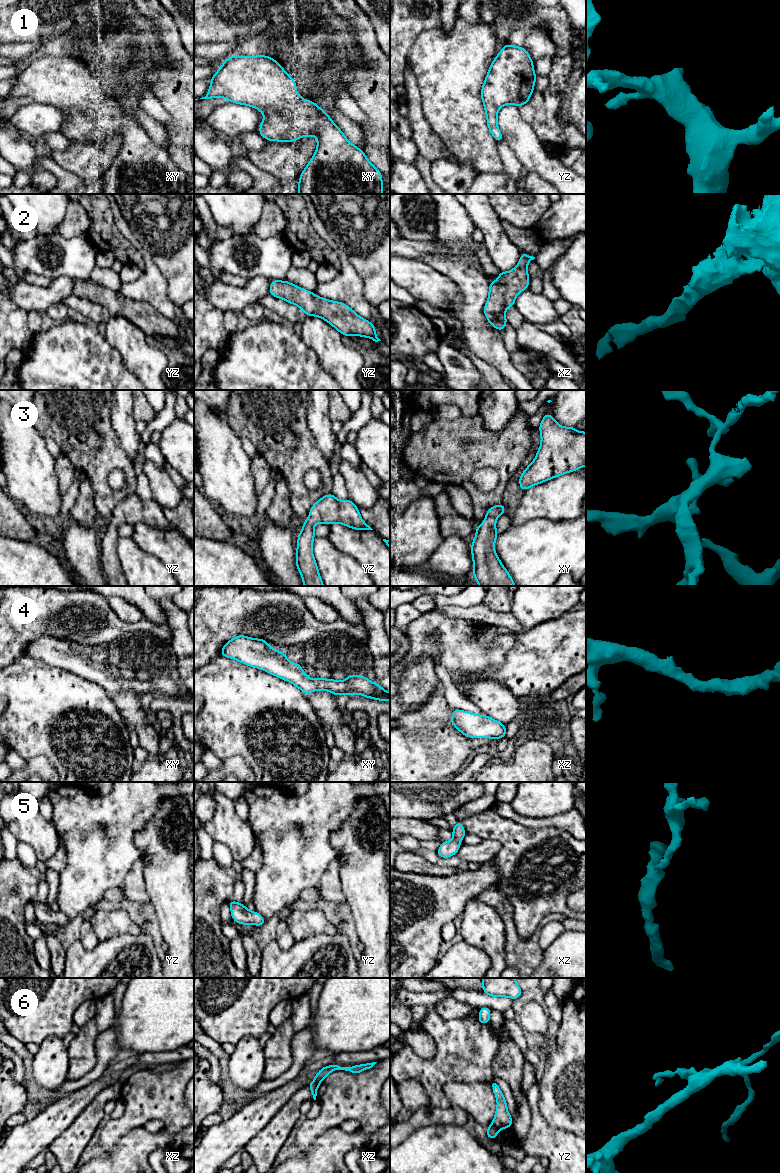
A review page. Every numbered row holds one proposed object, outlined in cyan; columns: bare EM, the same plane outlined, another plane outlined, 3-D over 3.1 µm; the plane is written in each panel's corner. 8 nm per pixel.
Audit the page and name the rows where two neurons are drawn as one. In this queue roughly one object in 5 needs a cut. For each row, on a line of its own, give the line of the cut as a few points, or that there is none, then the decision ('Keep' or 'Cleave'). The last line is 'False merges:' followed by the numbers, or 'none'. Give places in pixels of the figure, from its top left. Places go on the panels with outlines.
1: No split. Keep
2: No split. Keep
3: No split. Keep
4: No split. Keep
5: No split. Keep
6: Split along yz (491, 1124), (497, 1130). Cleave
False merges: 6

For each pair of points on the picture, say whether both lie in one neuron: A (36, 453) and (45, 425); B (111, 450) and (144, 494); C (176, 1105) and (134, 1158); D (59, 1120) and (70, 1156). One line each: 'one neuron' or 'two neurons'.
A: two neurons
B: two neurons
C: two neurons
D: two neurons

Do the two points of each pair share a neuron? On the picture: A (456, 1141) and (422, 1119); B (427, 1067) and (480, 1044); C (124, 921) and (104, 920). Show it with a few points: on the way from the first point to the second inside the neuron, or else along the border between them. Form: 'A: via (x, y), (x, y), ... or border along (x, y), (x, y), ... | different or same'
A: border along (455, 1125), (428, 1124), (416, 1128), (409, 1134) | different
B: via (440, 1057), (447, 1049), (463, 1049), (467, 1045) | same
C: via (119, 921), (109, 921) | same

